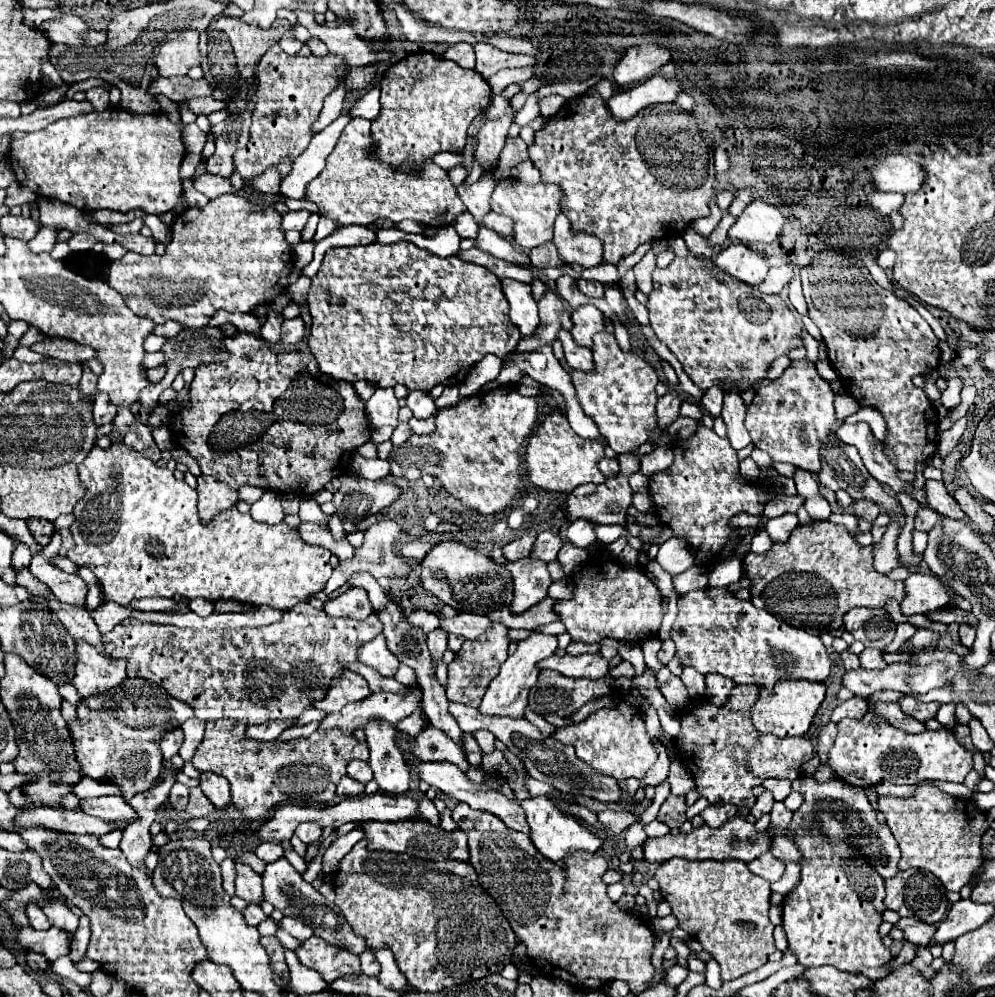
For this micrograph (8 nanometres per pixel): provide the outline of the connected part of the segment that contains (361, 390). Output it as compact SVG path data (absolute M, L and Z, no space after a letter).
M353 382L353 388L363 402L367 402L373 396L373 390L375 390L375 386L371 386L369 382Z

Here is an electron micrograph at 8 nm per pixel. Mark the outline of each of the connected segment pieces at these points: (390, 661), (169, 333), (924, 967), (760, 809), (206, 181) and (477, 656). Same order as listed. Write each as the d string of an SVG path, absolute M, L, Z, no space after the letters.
M383 634L379 638L373 638L371 642L367 642L367 646L363 646L363 650L359 650L359 660L387 678L393 678L399 668L399 660L387 648Z
M169 320L169 322L165 322L165 324L159 324L159 326L153 330L153 334L157 334L157 336L165 336L165 338L173 338L173 336L177 336L181 330L183 330L181 324Z
M923 950L923 954L917 954L917 956L911 960L911 964L913 964L927 980L931 980L931 978L935 978L935 974L937 974L937 970L931 968L931 960L933 960L931 952L929 952L929 950Z
M765 790L761 796L757 796L757 802L755 802L755 806L751 808L751 814L755 816L755 818L759 818L761 814L765 814L765 812L771 812L771 806L773 806L773 794L769 792L769 790Z
M203 174L203 176L195 178L193 184L195 184L195 188L197 188L199 192L203 192L209 200L213 200L213 198L225 194L225 192L237 194L237 190L231 188L229 180L225 180L225 178L215 178L215 176L211 176L211 174Z
M493 624L493 628L481 634L475 640L465 640L461 650L455 654L455 660L449 664L449 680L447 680L447 698L451 702L461 702L471 708L479 708L479 702L499 666L507 660L507 628L503 624Z

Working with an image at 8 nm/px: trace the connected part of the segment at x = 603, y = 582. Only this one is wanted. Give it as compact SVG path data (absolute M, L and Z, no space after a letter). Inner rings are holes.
M601 555L595 570L577 574L573 582L573 598L557 600L553 612L557 620L565 624L573 642L601 642L603 638L615 638L619 642L641 644L643 640L655 638L663 618L663 596L659 588L641 572L627 570L619 560Z

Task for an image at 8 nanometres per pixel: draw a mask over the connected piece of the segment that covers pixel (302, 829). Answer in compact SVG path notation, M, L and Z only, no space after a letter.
M303 822L297 830L295 830L295 836L305 842L305 844L311 844L315 842L319 836L321 836L321 826L315 826L313 822Z

